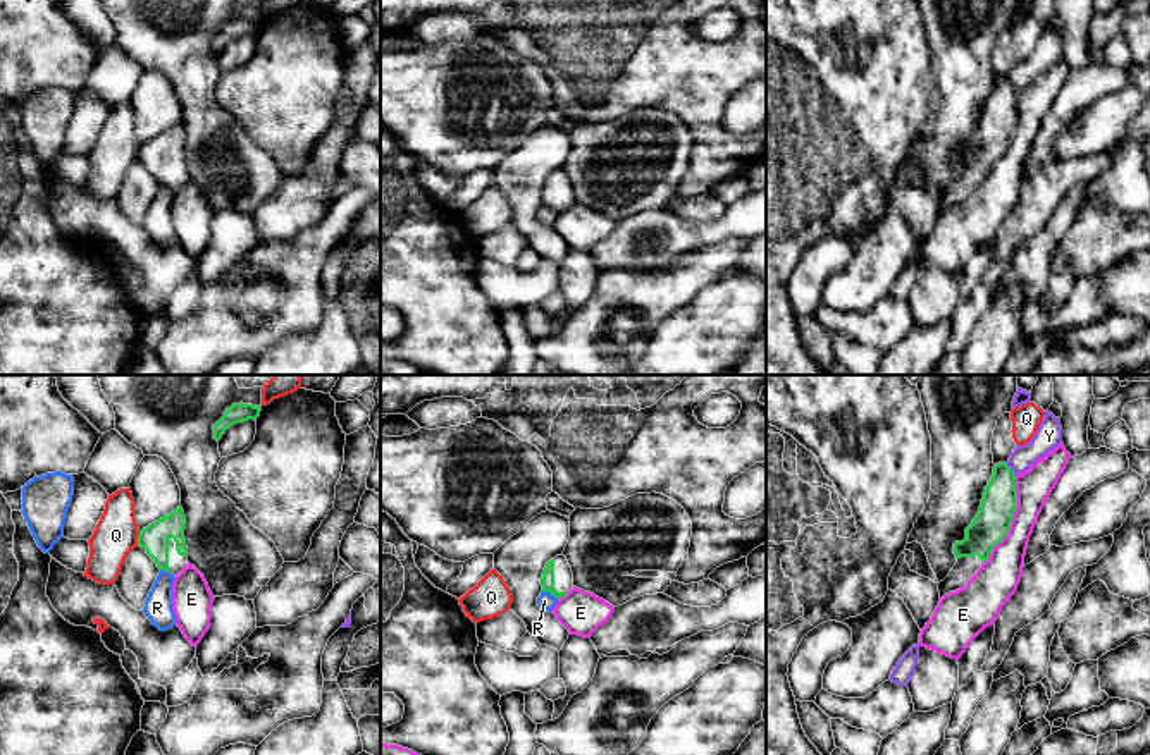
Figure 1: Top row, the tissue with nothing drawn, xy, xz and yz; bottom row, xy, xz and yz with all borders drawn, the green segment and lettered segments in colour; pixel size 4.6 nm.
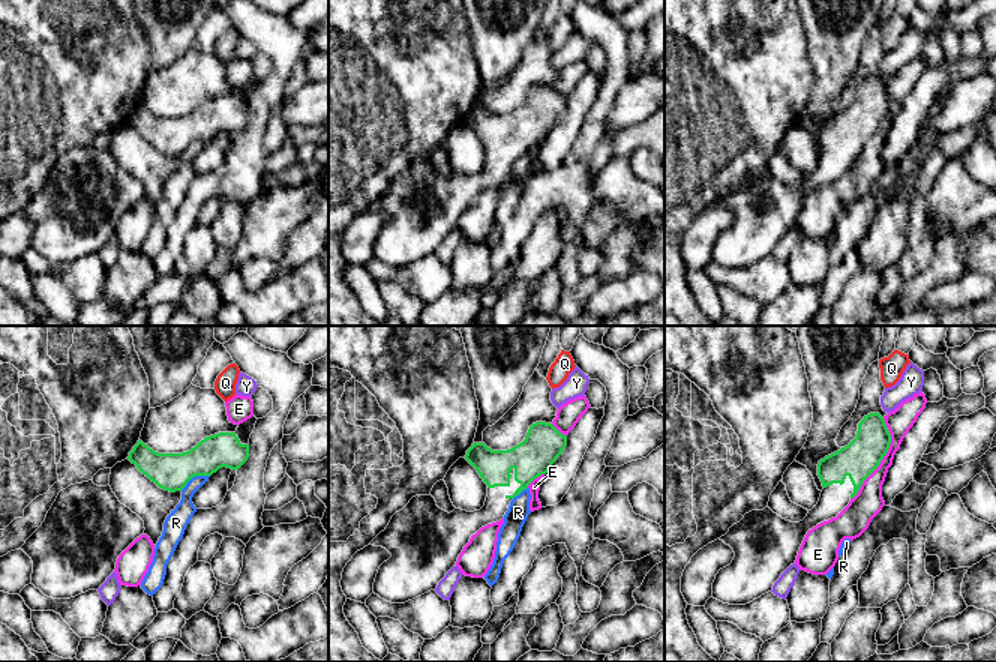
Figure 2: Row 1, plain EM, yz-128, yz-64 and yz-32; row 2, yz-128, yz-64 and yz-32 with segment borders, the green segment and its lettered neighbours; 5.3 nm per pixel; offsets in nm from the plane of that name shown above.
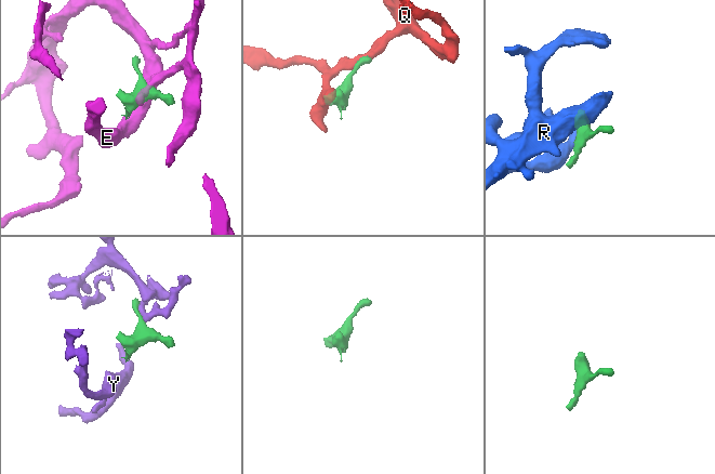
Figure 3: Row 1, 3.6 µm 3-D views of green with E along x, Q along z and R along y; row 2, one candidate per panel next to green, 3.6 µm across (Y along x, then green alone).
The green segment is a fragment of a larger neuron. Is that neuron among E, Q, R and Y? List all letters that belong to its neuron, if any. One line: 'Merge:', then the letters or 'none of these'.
Merge: none of these

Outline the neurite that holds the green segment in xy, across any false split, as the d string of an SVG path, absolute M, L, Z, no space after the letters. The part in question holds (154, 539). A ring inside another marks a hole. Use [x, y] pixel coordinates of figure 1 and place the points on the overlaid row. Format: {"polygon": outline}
{"polygon": "M179 506L170 514L143 528L138 547L146 550L158 569L177 576L188 566L184 528L186 516Z"}

